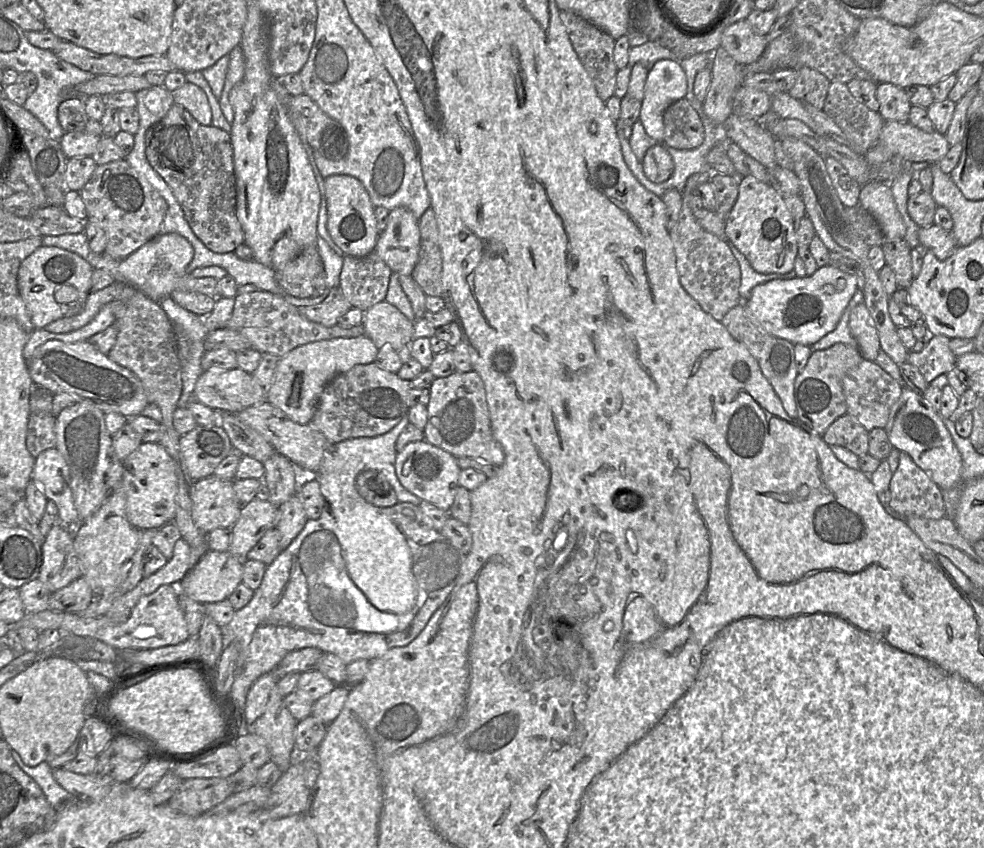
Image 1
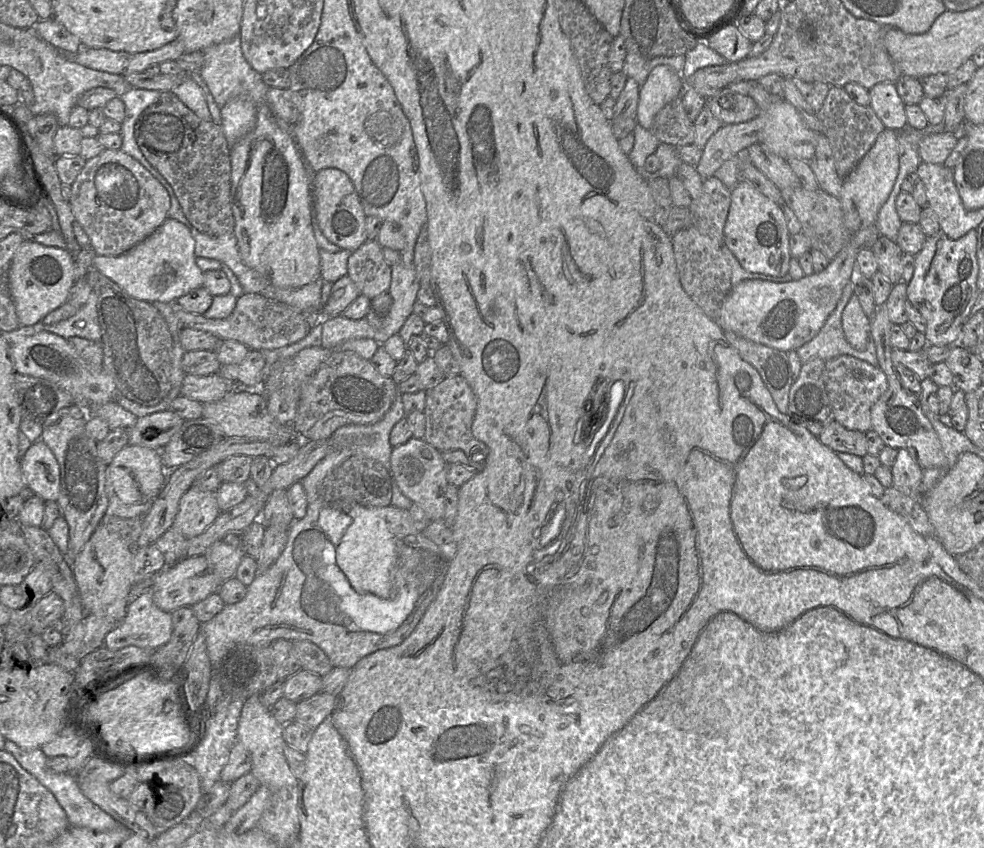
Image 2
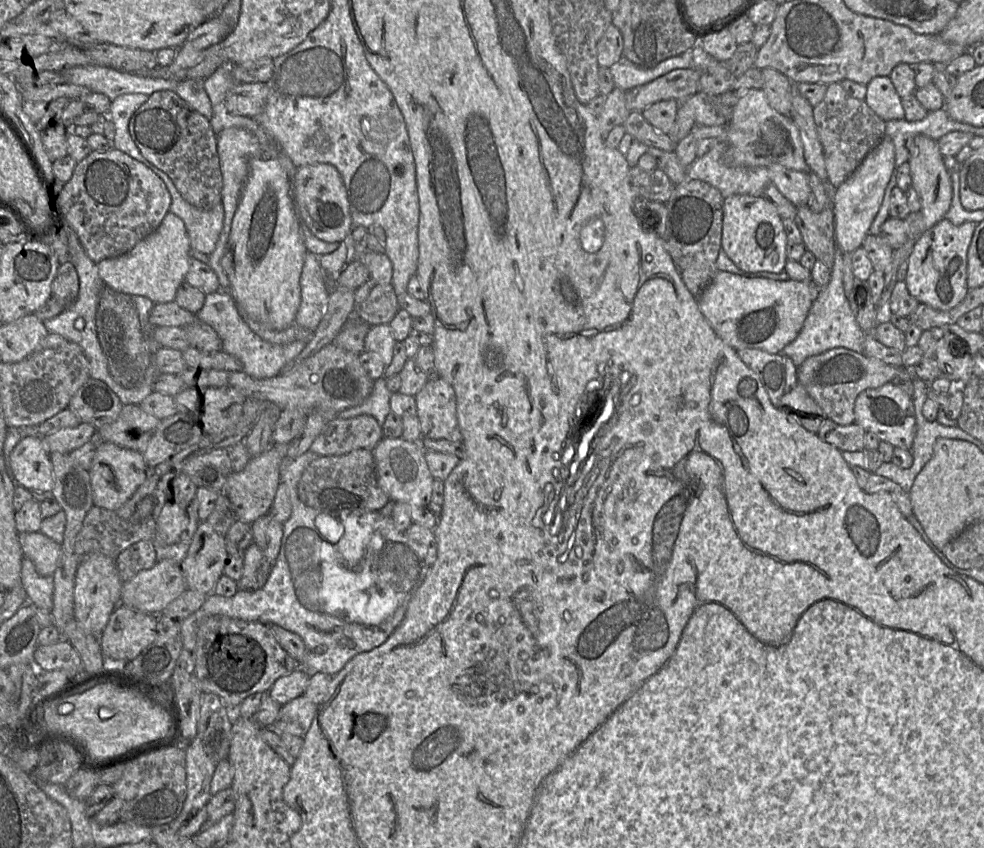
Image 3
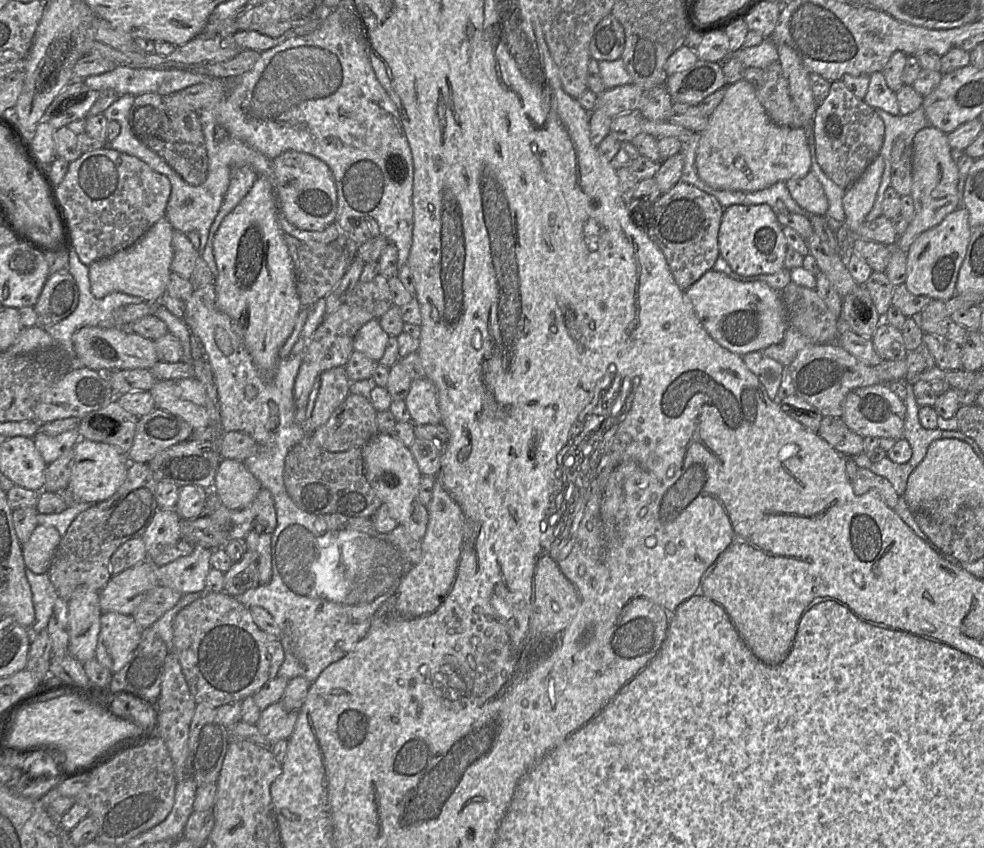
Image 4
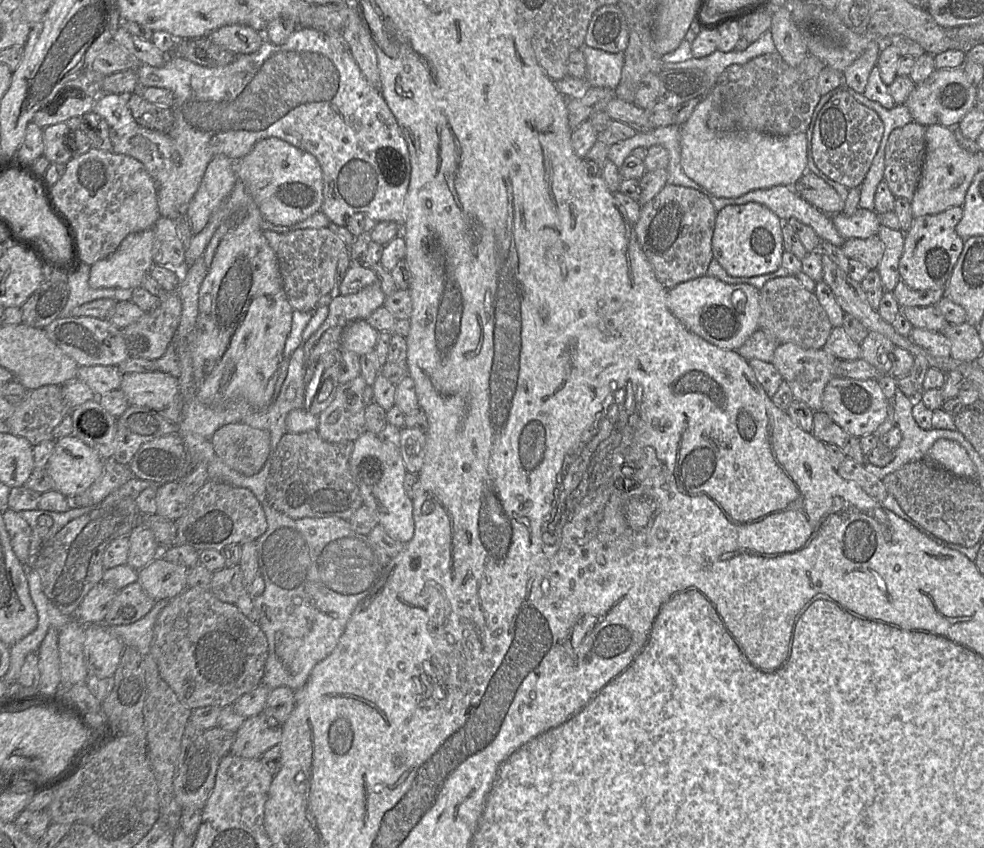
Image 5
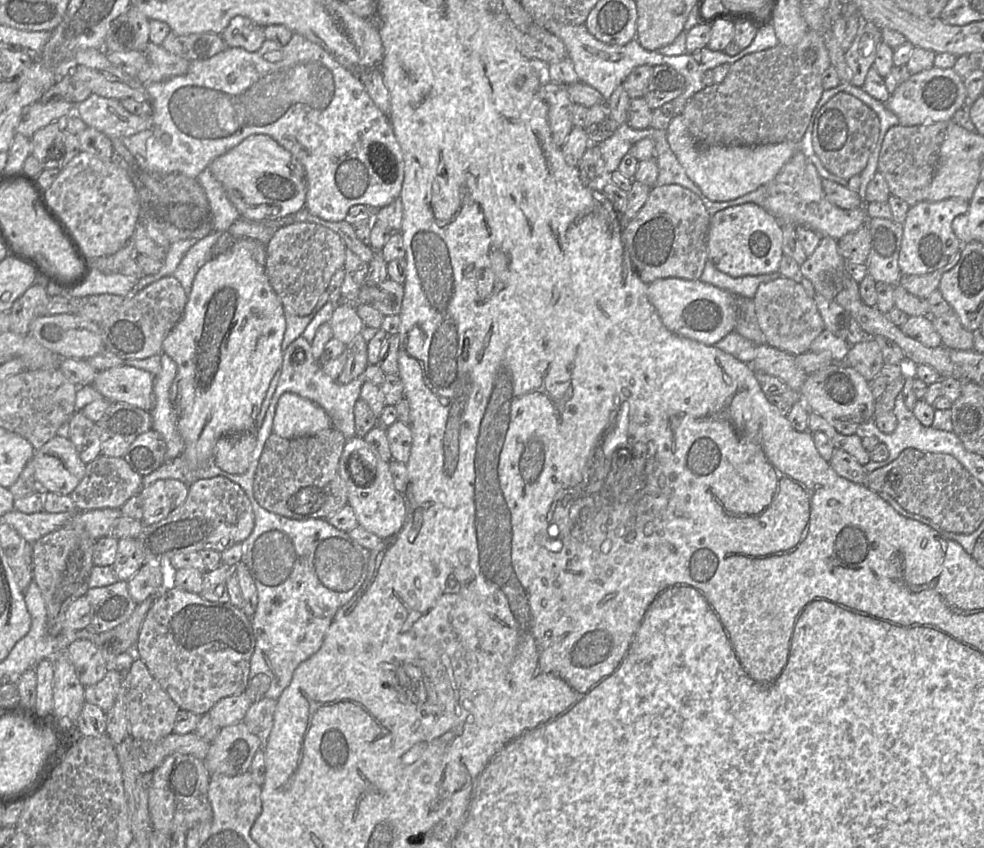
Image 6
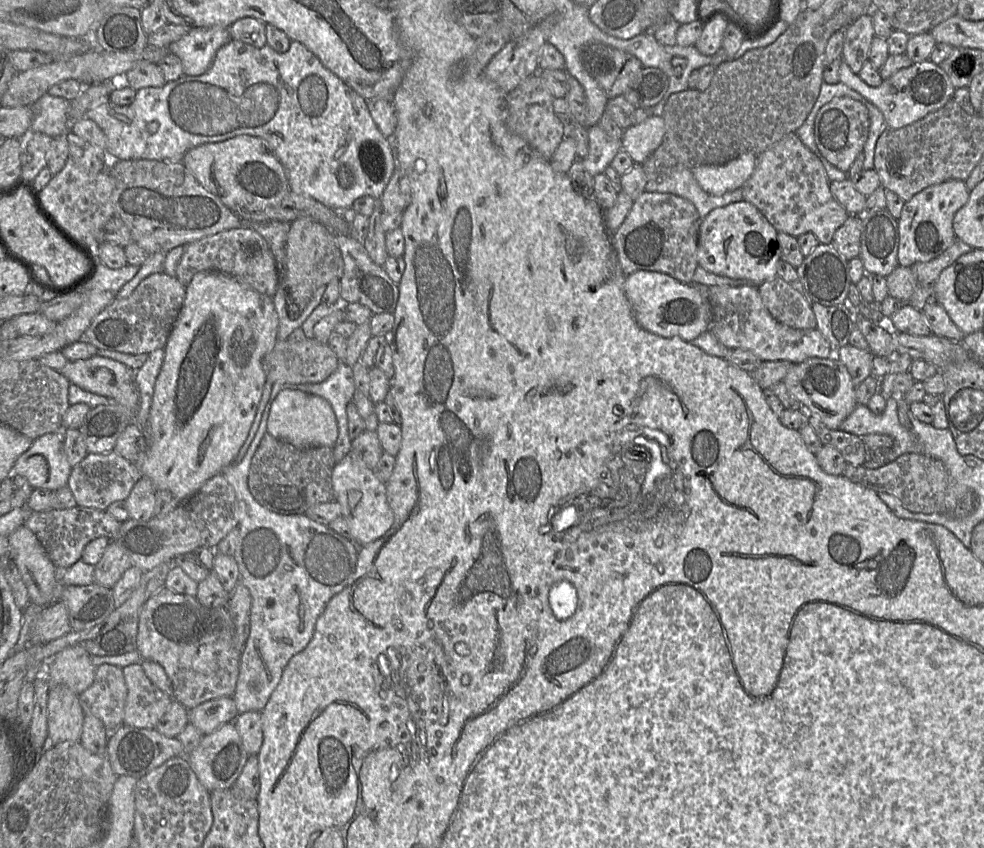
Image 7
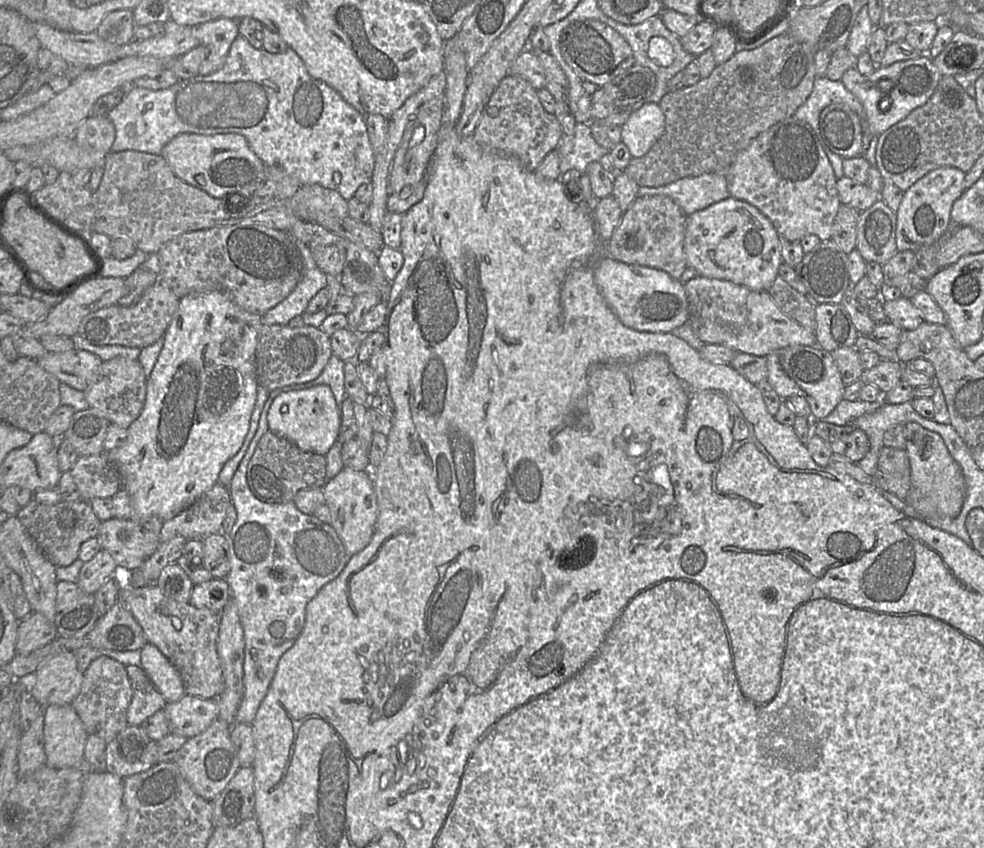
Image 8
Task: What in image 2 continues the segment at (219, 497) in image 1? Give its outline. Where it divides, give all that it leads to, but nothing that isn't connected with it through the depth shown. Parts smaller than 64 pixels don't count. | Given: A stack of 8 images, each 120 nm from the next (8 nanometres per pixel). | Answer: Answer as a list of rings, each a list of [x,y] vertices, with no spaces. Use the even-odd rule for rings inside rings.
[[[193,485],[180,498],[178,512],[172,524],[172,528],[189,540],[202,534],[221,513],[222,512],[216,500],[215,491],[204,491]]]

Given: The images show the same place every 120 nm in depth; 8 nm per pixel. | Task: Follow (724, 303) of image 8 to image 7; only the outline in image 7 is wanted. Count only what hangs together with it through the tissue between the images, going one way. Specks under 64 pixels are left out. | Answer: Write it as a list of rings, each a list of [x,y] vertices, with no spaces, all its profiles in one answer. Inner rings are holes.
[[[755,285],[696,286],[703,291],[712,309],[709,331],[727,348],[748,350],[762,362],[785,360],[797,364],[809,358],[832,356],[830,343],[817,328],[799,330],[776,321],[764,306]]]

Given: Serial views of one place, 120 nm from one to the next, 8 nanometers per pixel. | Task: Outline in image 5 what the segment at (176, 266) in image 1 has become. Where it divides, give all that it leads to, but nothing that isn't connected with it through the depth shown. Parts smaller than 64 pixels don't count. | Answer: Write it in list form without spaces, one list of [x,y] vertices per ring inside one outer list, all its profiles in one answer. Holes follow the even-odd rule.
[[[152,228],[129,234],[114,253],[90,266],[89,286],[93,289],[134,289],[140,287],[143,277],[149,274],[154,264],[152,257],[153,243],[154,232]]]

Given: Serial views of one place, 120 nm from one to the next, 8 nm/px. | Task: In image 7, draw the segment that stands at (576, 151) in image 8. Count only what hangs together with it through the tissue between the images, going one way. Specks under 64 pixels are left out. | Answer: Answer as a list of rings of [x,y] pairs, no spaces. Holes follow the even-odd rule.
[[[593,125],[587,131],[589,149],[582,162],[586,170],[594,176],[605,172],[615,155],[622,149],[622,142],[620,139],[611,138],[599,125]]]

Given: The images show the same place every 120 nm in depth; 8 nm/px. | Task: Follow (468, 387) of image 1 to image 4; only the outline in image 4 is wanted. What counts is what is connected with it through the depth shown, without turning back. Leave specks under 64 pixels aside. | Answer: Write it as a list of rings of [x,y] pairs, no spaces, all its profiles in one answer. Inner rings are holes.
[[[428,378],[414,379],[404,399],[414,424],[440,424],[437,388]]]

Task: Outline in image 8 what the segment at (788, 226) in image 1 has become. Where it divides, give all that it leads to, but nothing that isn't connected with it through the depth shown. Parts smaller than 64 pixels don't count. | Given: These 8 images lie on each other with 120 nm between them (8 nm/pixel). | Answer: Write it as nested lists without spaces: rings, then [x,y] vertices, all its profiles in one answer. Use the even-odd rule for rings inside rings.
[[[733,197],[687,215],[684,251],[687,267],[693,267],[701,276],[731,281],[752,291],[768,292],[783,261],[779,236],[770,220],[755,206]]]

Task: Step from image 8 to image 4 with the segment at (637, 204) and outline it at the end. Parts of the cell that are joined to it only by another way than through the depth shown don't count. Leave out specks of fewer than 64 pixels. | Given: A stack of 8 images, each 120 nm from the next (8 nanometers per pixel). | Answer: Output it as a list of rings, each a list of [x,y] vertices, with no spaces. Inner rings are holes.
[[[679,181],[653,203],[653,218],[646,231],[665,256],[676,284],[685,291],[712,269],[719,256],[718,232],[724,208],[699,188]]]

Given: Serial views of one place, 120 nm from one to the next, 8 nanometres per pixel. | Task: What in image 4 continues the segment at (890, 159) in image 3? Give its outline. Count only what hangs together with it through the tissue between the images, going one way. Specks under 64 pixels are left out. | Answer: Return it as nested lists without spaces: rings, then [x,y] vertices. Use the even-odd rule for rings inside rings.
[[[878,155],[862,176],[845,190],[843,196],[845,221],[843,225],[846,225],[853,235],[865,222],[867,214],[875,203],[884,167],[884,159]]]

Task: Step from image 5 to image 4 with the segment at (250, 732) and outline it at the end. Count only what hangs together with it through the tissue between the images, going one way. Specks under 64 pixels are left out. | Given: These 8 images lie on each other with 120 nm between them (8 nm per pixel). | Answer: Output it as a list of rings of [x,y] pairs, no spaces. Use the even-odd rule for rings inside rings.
[[[276,702],[261,711],[255,726],[272,744],[288,739],[297,721],[296,711],[287,711],[280,702]]]

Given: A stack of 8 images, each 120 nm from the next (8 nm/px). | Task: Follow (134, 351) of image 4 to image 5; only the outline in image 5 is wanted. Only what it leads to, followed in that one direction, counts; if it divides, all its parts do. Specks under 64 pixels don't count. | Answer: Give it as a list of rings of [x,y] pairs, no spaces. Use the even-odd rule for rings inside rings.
[[[58,317],[43,328],[48,338],[81,366],[117,366],[129,358],[120,328],[94,317]]]

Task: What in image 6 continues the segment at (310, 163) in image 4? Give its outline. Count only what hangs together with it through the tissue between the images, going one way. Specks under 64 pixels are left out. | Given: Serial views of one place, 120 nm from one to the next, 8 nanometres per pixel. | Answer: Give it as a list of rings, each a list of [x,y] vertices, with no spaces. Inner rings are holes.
[[[254,134],[245,138],[209,165],[212,175],[223,186],[241,218],[275,220],[305,208],[307,183],[301,163],[273,138]]]

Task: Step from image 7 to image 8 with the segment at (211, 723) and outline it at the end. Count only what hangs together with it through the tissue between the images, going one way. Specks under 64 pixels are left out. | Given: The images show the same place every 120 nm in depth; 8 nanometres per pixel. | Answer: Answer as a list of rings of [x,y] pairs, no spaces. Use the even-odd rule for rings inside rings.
[[[184,694],[177,702],[168,702],[164,713],[171,734],[190,738],[205,731],[218,718],[218,704],[213,698],[204,699]]]

